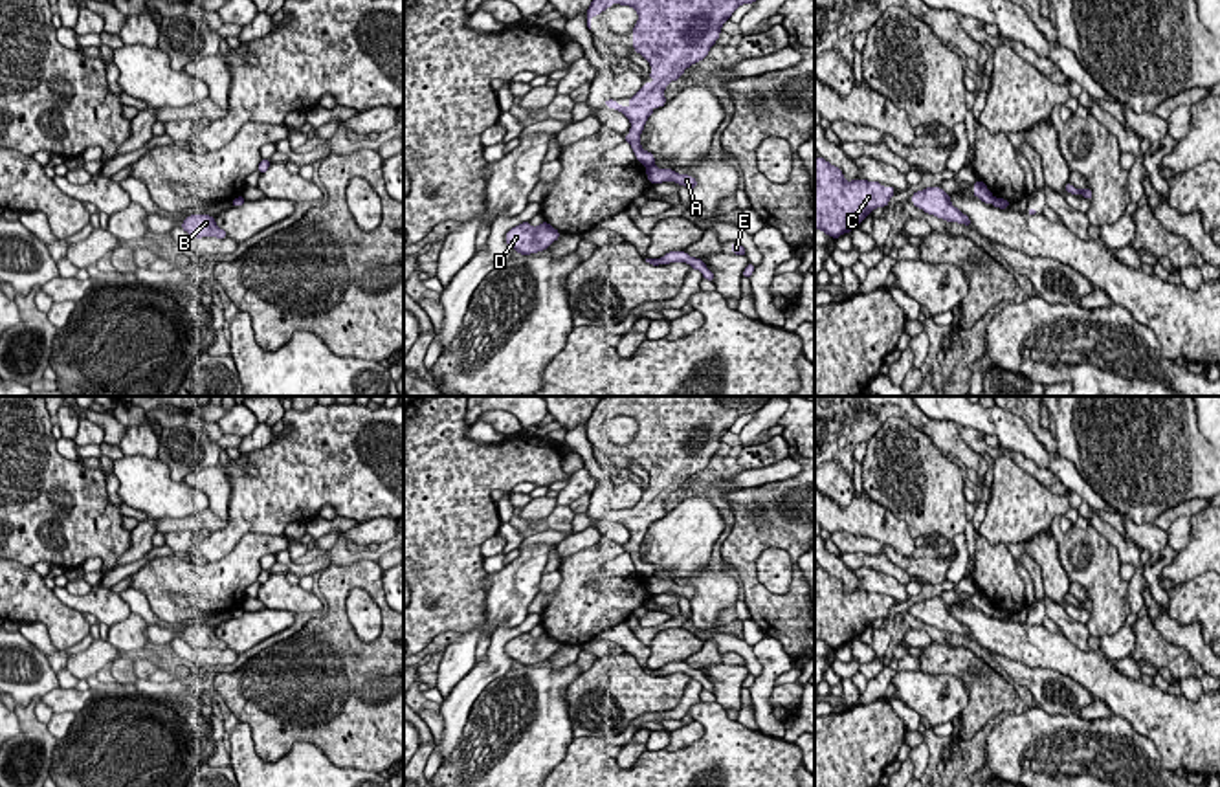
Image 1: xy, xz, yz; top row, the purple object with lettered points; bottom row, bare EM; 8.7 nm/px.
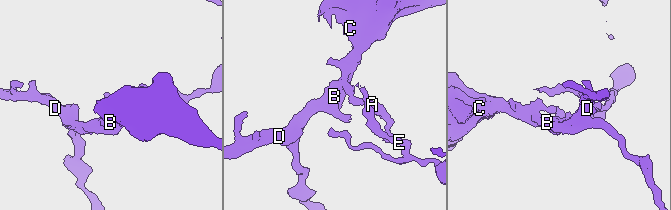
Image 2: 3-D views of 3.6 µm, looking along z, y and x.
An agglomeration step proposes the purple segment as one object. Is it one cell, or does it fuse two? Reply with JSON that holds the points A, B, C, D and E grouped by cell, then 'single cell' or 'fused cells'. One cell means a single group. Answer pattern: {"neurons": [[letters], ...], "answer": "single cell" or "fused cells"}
{"neurons": [["A", "E"], ["B", "C", "D"]], "answer": "fused cells"}

